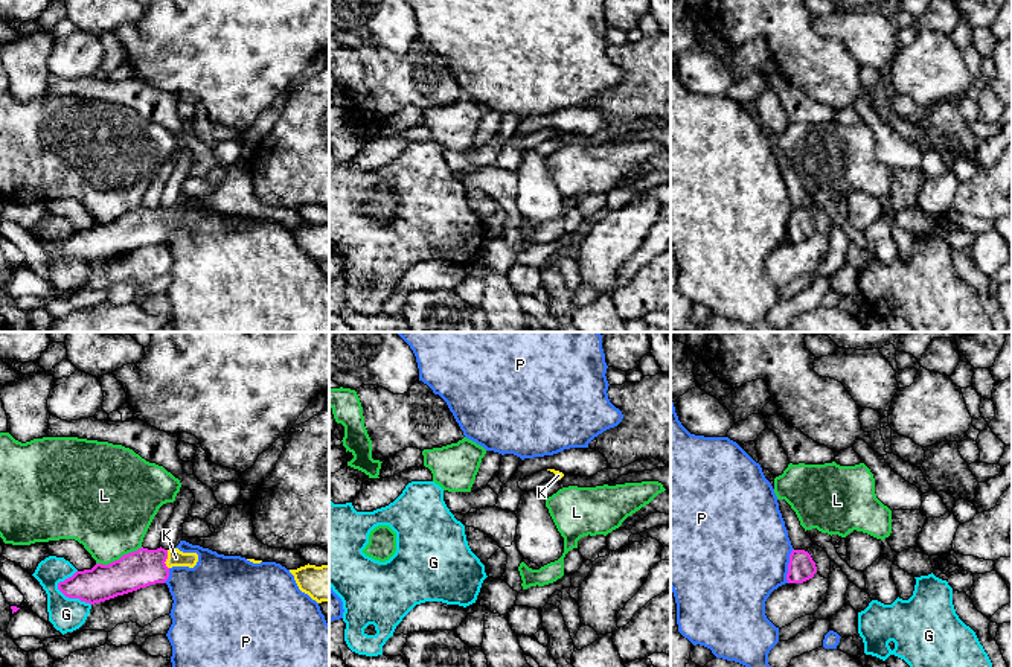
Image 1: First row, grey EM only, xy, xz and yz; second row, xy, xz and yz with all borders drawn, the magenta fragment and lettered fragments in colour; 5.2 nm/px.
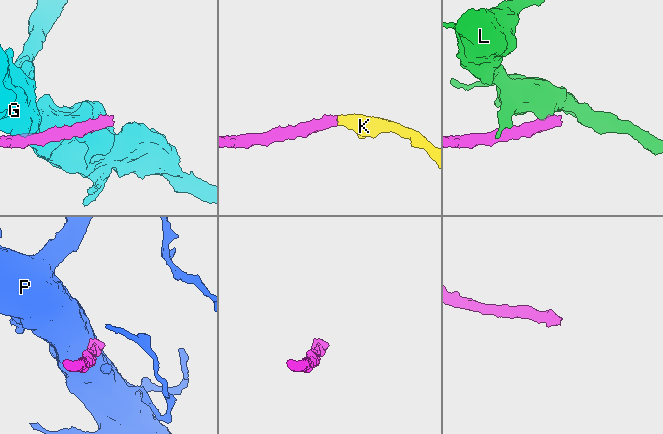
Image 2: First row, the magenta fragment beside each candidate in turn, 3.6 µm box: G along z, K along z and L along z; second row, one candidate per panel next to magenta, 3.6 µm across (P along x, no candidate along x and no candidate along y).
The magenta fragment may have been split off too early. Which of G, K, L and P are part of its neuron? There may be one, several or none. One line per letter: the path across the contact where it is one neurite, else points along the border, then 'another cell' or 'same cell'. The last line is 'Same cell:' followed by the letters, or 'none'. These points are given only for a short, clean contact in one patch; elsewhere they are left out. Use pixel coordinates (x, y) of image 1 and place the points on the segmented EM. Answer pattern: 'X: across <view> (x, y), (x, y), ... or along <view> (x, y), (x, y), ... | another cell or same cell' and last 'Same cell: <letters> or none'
G: another cell
K: across xy (140, 568), (151, 567), (166, 558), (176, 558) | same cell
L: another cell
P: another cell
Same cell: K

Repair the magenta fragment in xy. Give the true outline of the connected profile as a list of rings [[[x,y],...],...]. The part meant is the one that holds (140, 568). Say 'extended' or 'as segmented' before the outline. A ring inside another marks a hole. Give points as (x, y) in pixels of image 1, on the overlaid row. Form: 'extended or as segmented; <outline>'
extended; [[[142,547],[108,565],[96,563],[91,570],[76,571],[59,582],[58,589],[69,598],[94,605],[149,585],[165,583],[172,566],[194,568],[197,562],[197,553]]]

